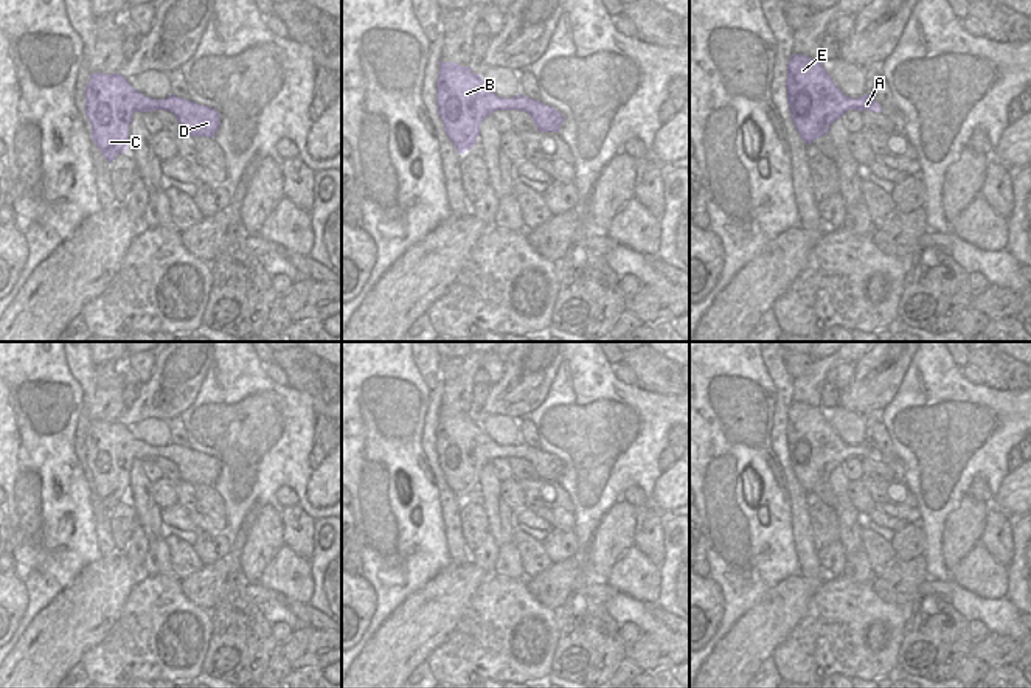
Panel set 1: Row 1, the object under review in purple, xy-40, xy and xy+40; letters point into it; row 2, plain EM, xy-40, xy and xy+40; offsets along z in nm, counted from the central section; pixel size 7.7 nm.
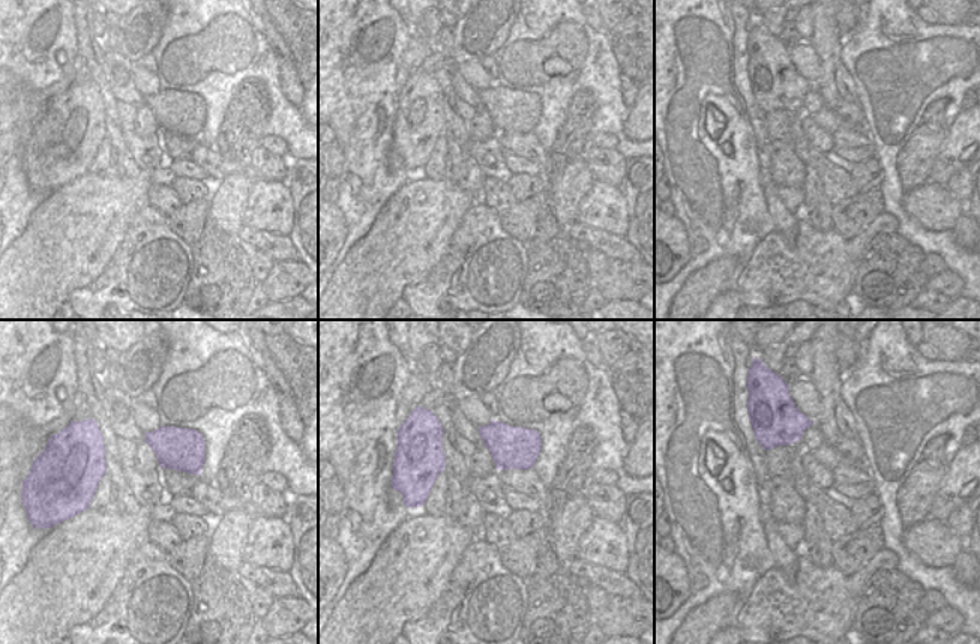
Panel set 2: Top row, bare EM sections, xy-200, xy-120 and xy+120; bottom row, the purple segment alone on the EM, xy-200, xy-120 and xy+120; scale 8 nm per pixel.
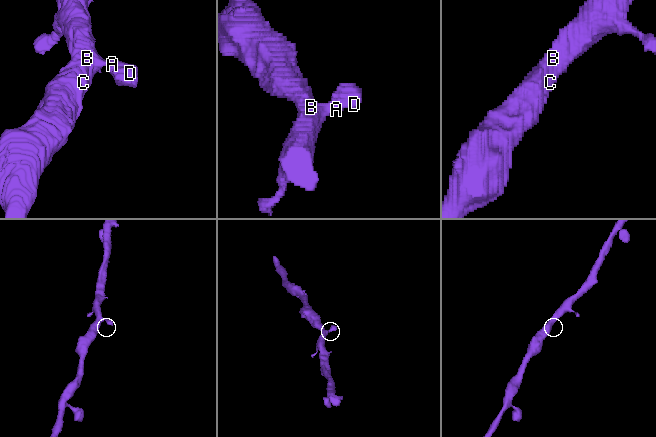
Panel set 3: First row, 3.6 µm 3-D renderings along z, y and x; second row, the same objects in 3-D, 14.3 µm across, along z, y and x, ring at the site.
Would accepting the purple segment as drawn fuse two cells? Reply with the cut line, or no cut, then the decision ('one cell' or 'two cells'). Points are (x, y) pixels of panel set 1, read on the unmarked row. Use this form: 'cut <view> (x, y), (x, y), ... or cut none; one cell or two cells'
cut none; one cell

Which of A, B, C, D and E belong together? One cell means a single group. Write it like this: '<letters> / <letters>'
A B C D E

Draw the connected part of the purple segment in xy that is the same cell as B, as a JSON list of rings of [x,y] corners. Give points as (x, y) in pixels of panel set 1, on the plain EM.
[[[443,407],[436,429],[436,453],[446,483],[460,502],[474,495],[481,469],[495,458],[526,460],[540,480],[559,480],[564,471],[562,461],[554,455],[523,443],[500,446],[470,415]]]

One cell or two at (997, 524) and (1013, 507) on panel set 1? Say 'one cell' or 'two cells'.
two cells

